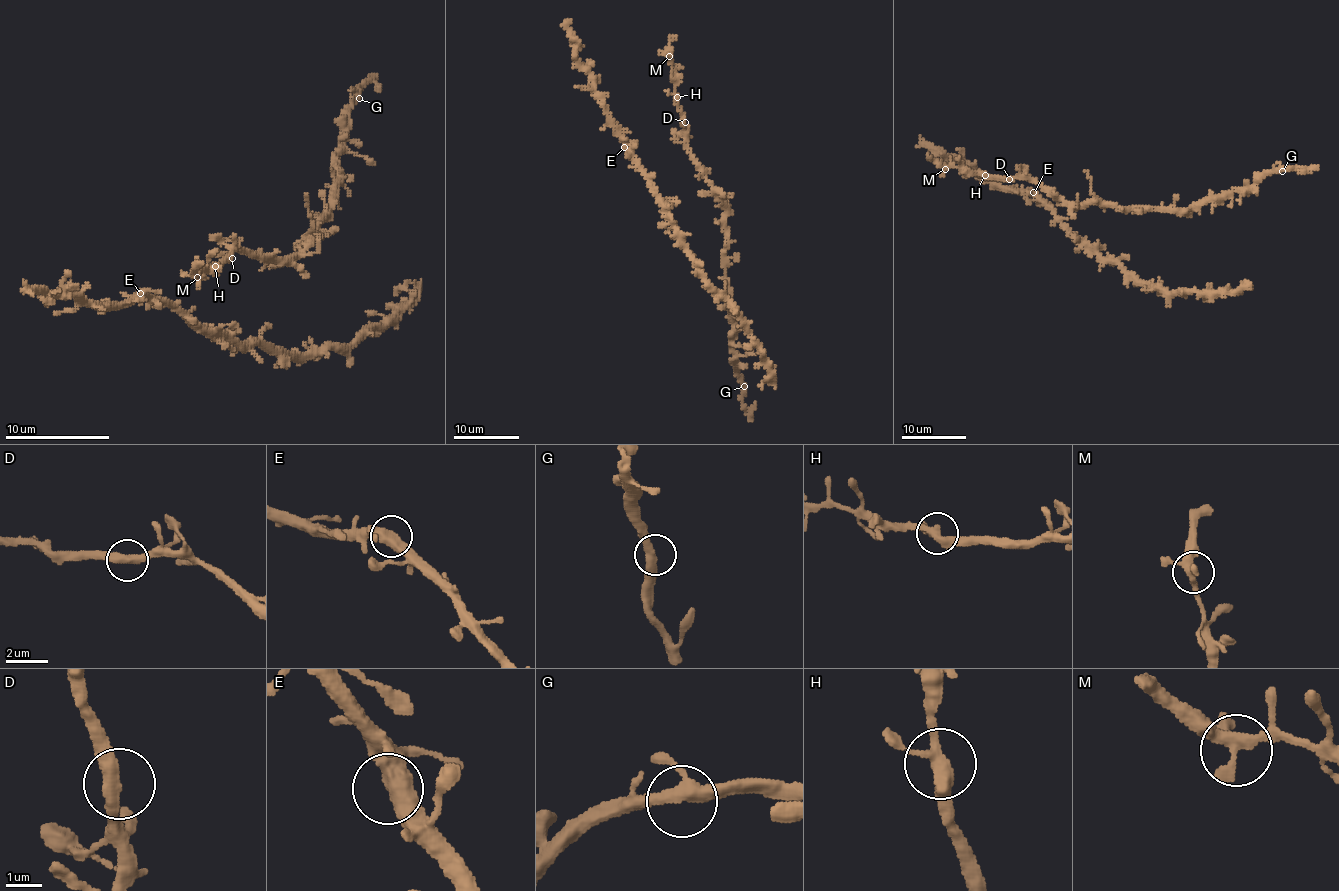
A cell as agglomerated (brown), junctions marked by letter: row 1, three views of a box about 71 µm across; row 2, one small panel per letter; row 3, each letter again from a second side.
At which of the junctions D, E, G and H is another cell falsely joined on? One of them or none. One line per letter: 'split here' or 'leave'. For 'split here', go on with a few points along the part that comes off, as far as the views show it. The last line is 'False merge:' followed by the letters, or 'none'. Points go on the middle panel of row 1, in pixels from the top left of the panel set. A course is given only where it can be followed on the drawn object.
D: leave
E: leave
G: leave
H: leave
False merge: none

